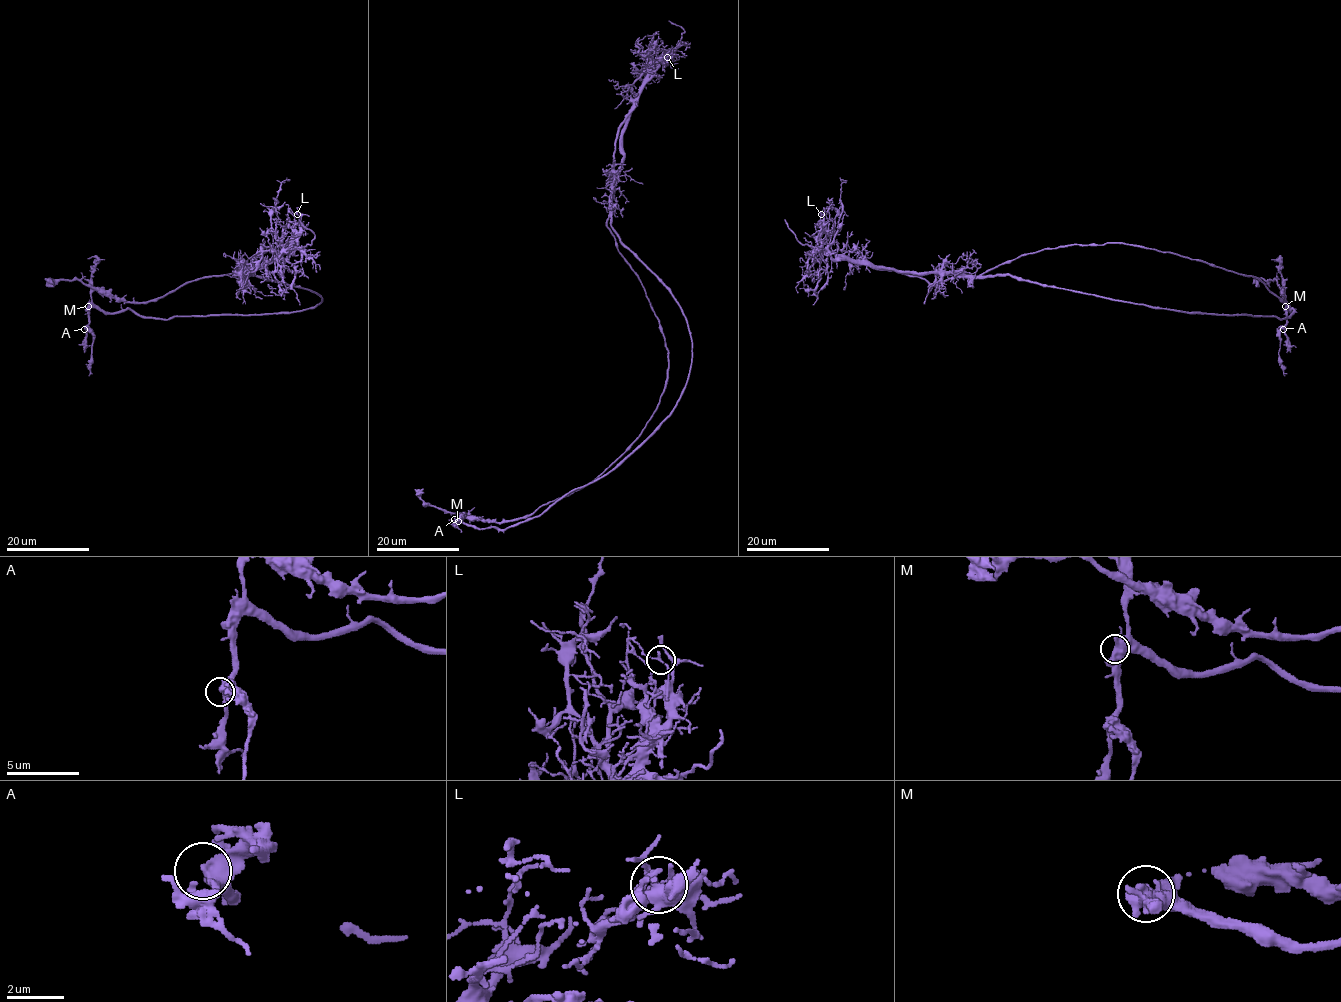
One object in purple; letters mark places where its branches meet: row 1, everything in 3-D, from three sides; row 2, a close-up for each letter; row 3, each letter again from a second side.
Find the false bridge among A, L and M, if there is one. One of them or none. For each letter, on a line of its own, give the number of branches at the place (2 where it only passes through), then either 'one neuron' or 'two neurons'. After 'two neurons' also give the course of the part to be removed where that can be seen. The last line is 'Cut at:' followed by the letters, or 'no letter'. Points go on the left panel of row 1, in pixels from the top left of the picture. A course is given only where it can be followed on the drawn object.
A: branches 3; one neuron
L: branches 2; two neurons; course (298, 214), (287, 256), (244, 283), (251, 256), (298, 243), (150, 301), (53, 286)
M: branches 2; one neuron
Cut at: L

